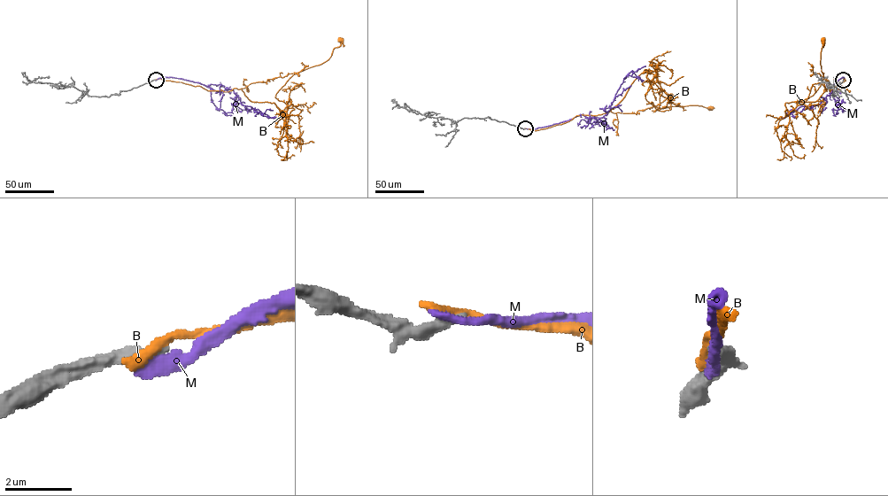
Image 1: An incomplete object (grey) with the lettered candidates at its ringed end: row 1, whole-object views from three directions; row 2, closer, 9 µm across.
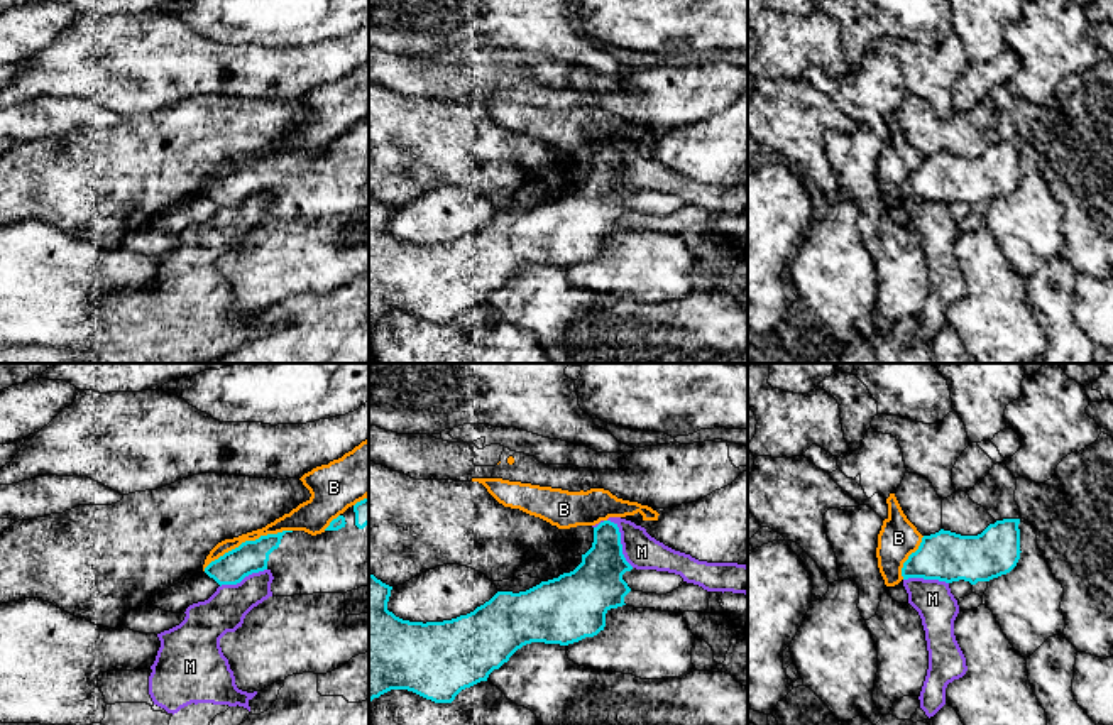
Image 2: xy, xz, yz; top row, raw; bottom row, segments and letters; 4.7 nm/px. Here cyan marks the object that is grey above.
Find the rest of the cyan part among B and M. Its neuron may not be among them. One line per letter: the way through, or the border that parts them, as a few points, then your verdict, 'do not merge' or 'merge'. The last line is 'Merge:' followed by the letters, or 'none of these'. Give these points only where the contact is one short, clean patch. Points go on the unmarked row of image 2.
B: do not merge
M: do not merge
Merge: none of these

